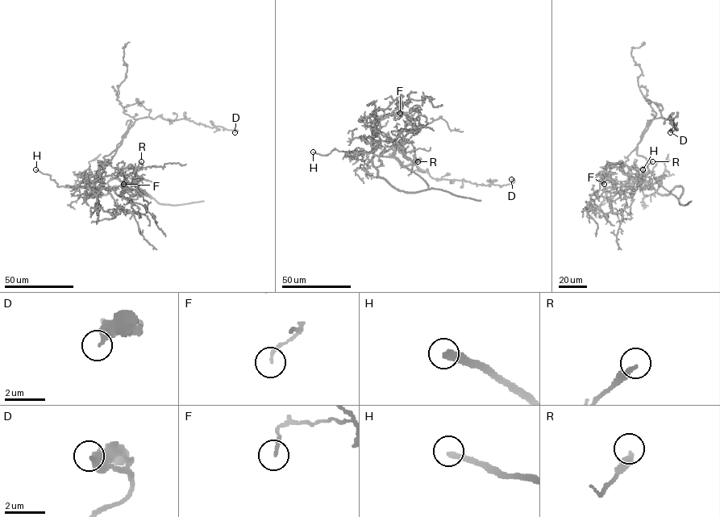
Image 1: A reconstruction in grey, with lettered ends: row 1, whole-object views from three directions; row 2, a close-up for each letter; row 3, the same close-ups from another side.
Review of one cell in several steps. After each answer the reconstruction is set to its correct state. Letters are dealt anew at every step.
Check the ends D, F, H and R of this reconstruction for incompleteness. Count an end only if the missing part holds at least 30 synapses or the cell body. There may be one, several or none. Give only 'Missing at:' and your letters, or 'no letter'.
Missing at: H

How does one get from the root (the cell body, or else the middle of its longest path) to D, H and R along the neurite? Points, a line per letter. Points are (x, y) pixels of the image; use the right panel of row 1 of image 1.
D: (626, 160), (653, 119), (667, 118), (669, 116), (676, 127), (670, 132)
H: (626, 160), (623, 171), (630, 173), (630, 178), (643, 177), (642, 187), (640, 183), (645, 176), (643, 169)
R: (626, 160), (623, 171), (630, 178), (641, 177), (643, 183), (631, 168), (652, 161)

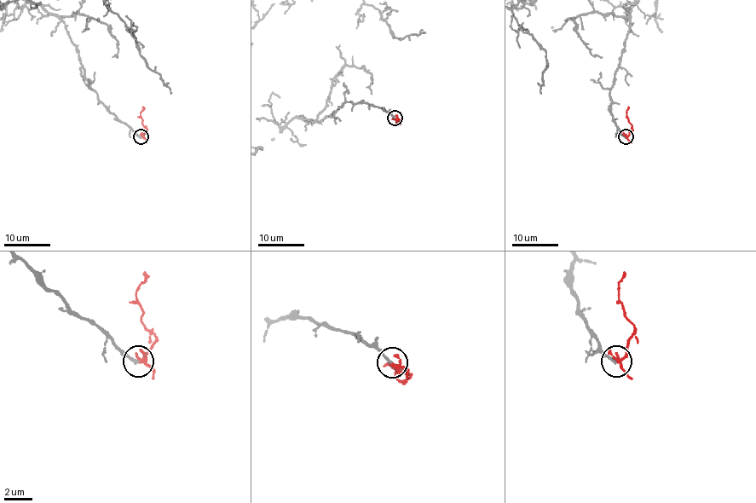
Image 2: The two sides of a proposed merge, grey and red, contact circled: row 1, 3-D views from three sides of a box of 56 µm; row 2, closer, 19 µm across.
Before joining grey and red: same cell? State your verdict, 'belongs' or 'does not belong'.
belongs

